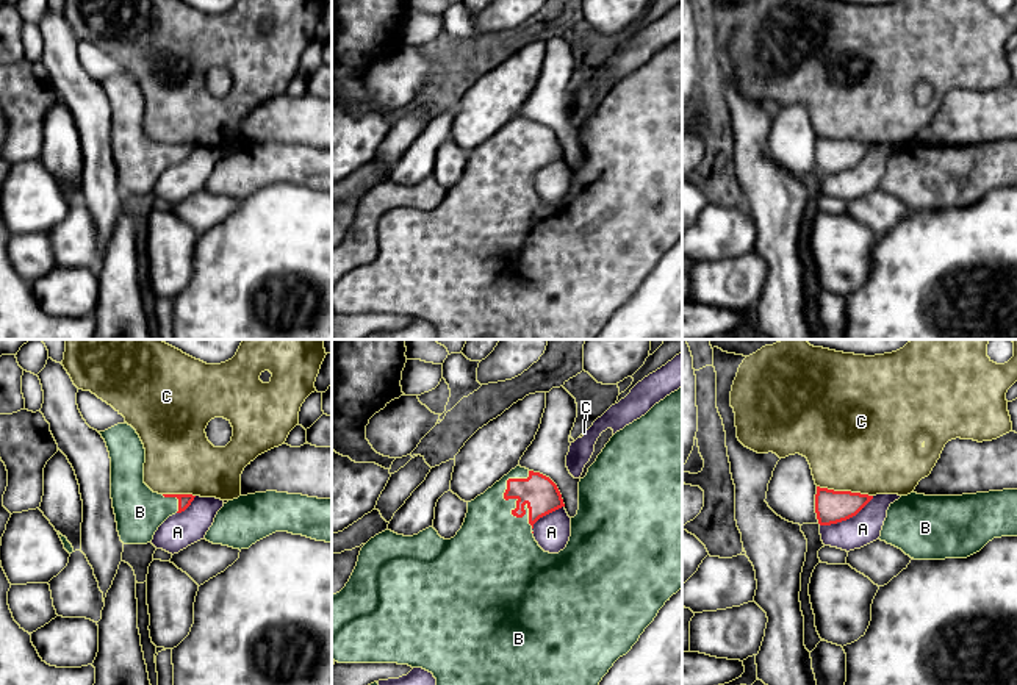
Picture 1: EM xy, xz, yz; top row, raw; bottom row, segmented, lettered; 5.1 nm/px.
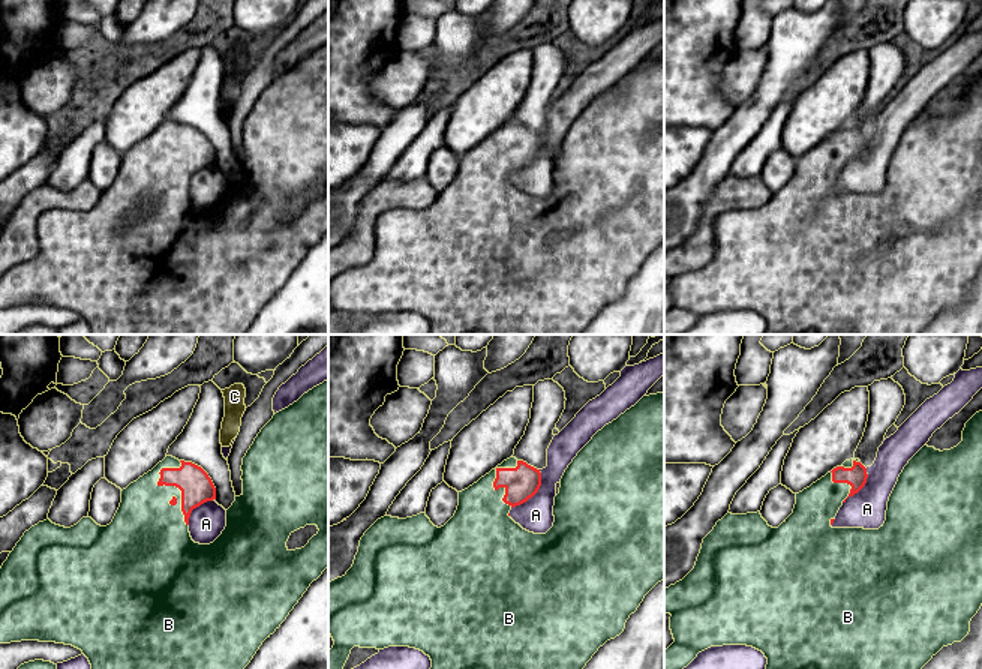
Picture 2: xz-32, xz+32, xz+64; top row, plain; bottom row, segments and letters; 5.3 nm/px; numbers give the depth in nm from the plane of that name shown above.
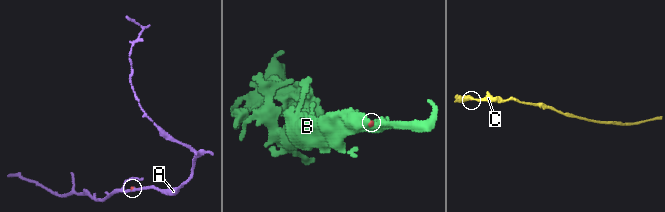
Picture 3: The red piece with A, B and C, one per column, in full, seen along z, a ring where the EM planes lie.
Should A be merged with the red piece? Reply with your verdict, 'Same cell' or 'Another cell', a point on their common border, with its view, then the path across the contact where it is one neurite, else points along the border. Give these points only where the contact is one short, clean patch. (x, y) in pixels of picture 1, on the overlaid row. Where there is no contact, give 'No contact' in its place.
Another cell. Touches red at yz (847, 518). Boundary: yz (873, 496), (855, 515), (820, 526)

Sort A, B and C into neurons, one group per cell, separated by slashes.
A / B / C

